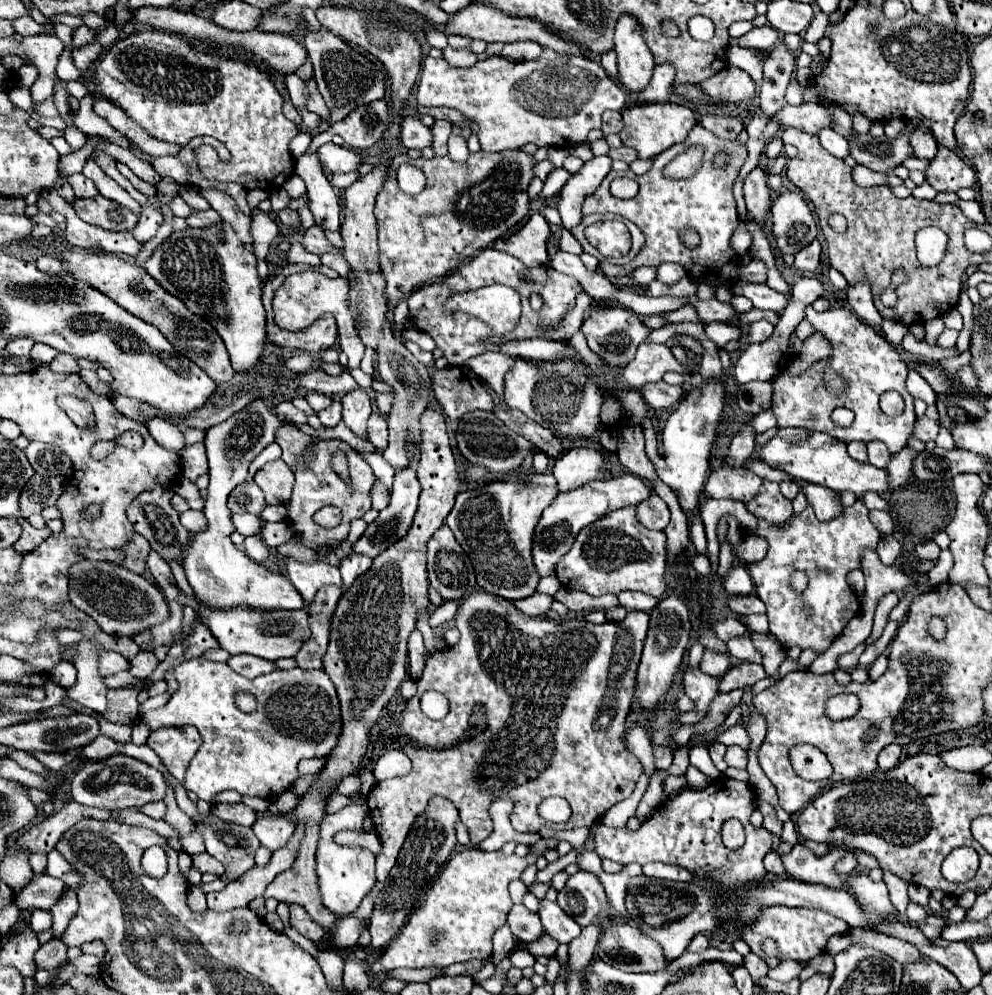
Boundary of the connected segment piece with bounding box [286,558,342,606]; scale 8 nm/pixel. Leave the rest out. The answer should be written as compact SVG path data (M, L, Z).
M286 558L286 572L294 588L300 592L306 606L314 602L314 596L320 588L328 584L336 584L342 588L342 578L338 568L332 568L320 560L316 560L314 564L302 564L292 558Z

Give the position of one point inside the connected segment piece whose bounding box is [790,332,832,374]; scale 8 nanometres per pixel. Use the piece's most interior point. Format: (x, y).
(815, 348)

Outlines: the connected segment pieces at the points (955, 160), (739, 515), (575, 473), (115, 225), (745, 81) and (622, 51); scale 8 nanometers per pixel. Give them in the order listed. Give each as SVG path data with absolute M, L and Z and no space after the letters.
M940 146L930 170L926 170L926 180L938 192L958 192L976 184L976 172L956 152Z
M712 499L702 502L700 506L700 518L704 522L704 528L707 538L707 550L712 570L716 571L719 563L720 545L716 536L718 518L720 516L731 515L746 528L748 531L754 530L757 526L756 516L746 510L744 502L731 499Z
M574 446L562 454L554 464L554 476L558 480L560 492L574 490L584 482L590 482L598 476L606 458L602 450L594 446Z
M96 196L96 198L88 198L88 200L76 200L74 204L76 214L98 228L104 230L112 230L112 232L126 232L132 230L138 222L138 218L124 206L120 206L118 202L112 202L104 196Z
M726 66L714 78L700 82L698 88L706 94L710 104L742 104L752 100L756 94L756 84L752 78L736 66Z
M622 14L616 24L616 54L618 54L618 78L628 92L642 92L654 72L654 56L648 50L636 18Z

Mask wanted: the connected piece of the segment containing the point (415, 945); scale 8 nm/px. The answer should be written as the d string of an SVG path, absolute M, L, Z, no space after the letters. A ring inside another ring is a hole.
M464 848L462 852L456 852L440 870L426 900L410 914L400 936L386 946L380 958L382 966L386 970L428 966L444 968L456 962L490 958L492 934L506 924L506 916L512 908L508 882L520 878L520 874L538 858L536 852L528 852L524 858L516 854L502 856L500 852L484 852L480 848ZM434 932L442 934L436 944L430 942Z

